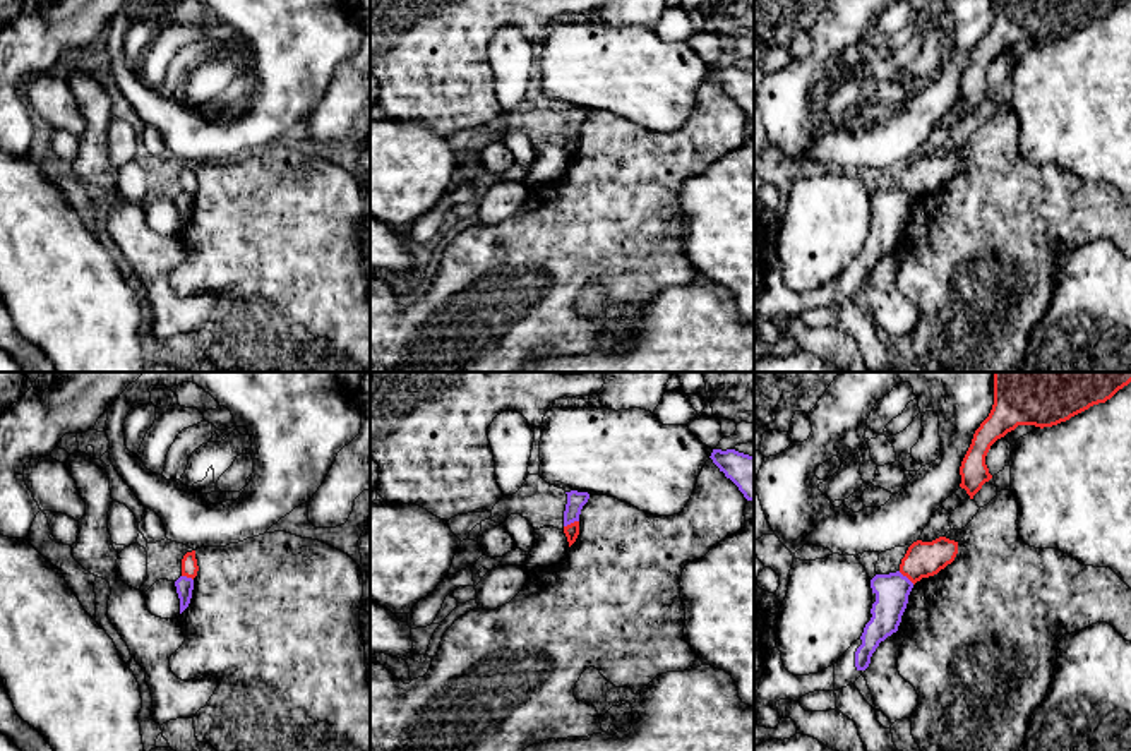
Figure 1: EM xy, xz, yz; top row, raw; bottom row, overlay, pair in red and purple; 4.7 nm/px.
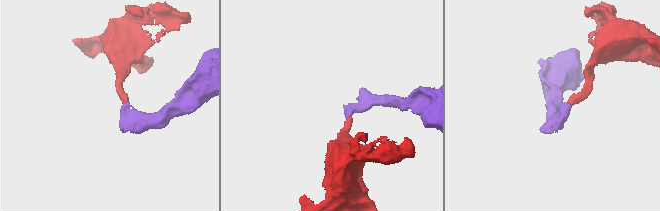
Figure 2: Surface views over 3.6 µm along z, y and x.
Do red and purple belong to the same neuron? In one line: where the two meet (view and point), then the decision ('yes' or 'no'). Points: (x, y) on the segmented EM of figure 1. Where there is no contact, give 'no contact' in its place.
xz (571, 523) | no

